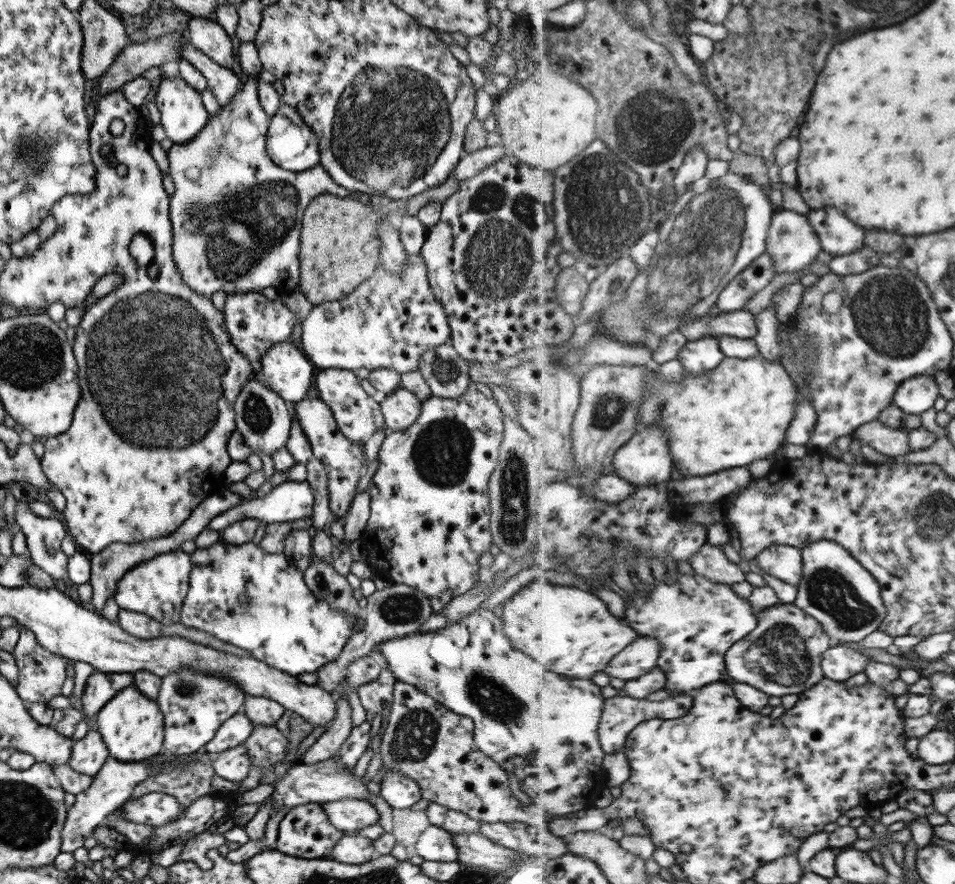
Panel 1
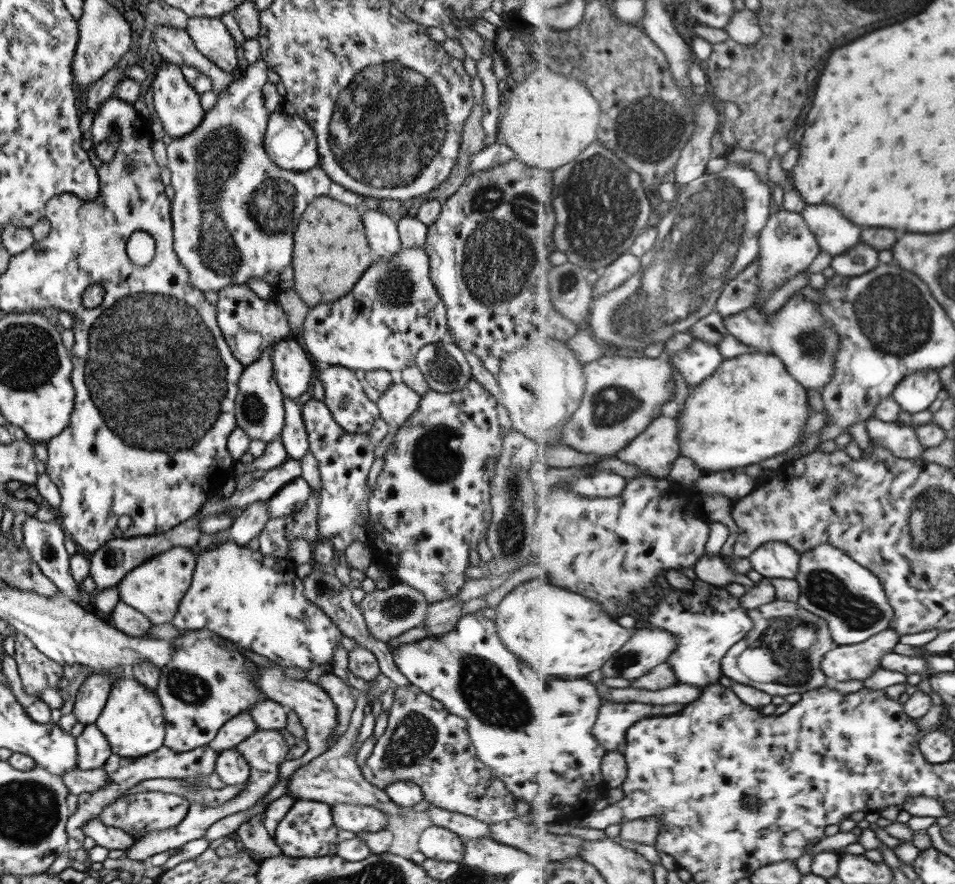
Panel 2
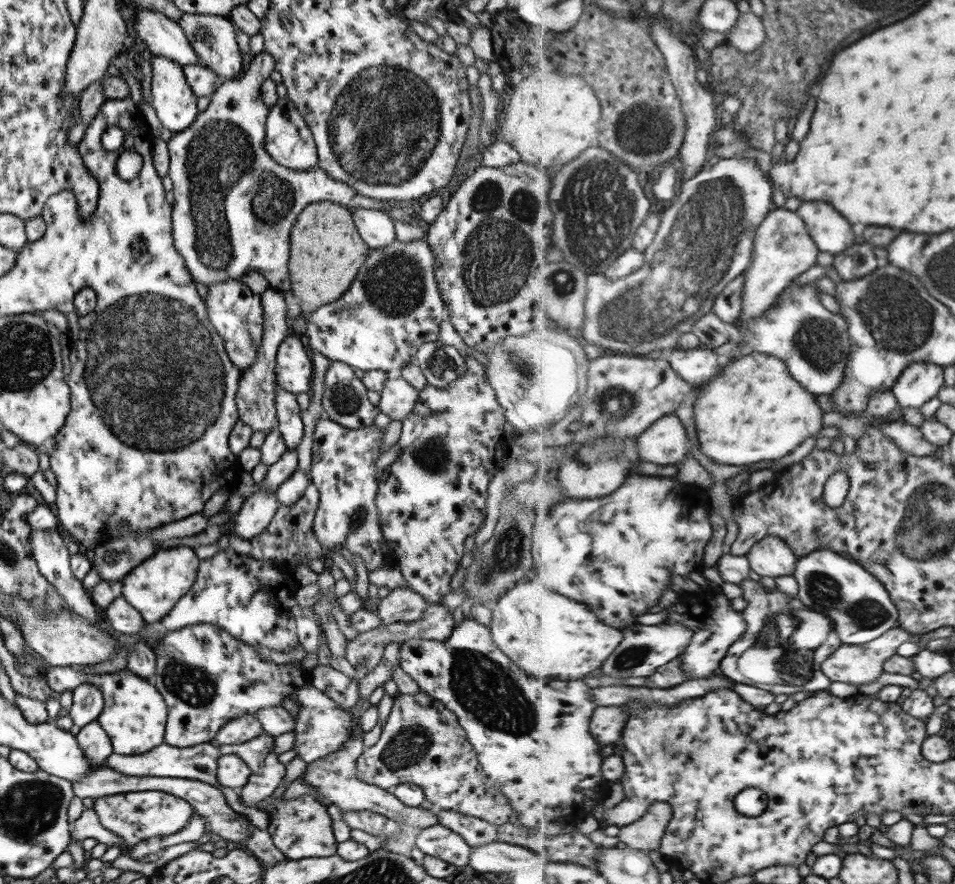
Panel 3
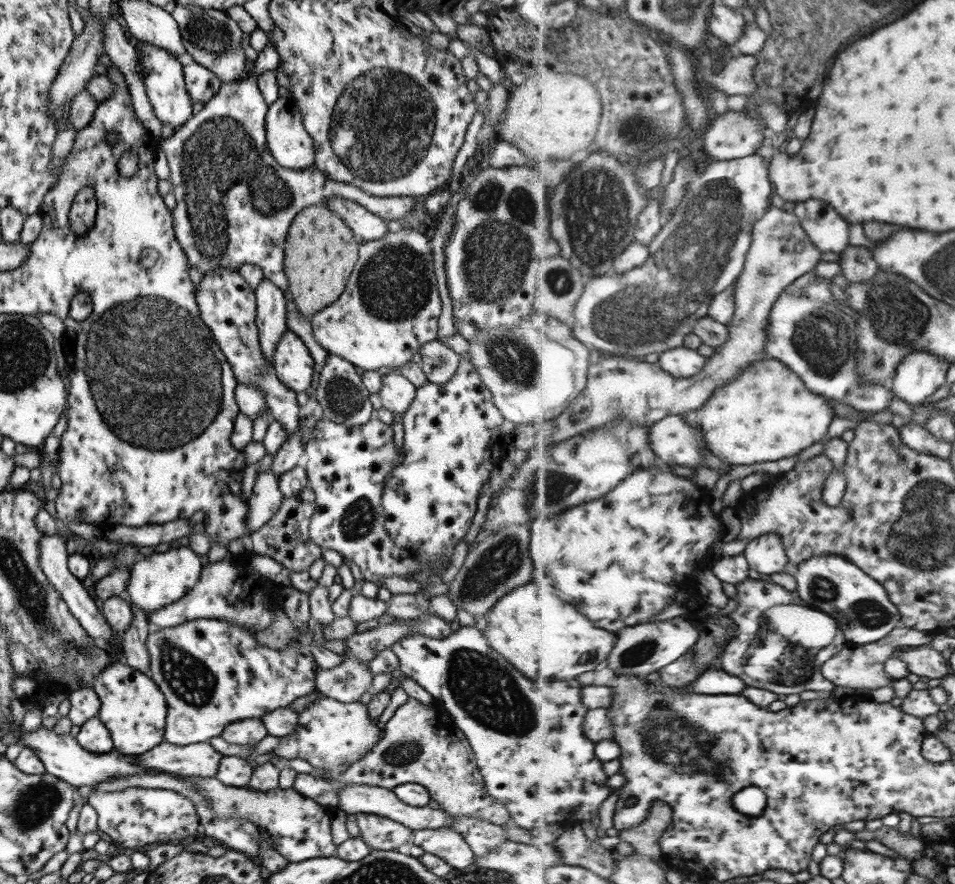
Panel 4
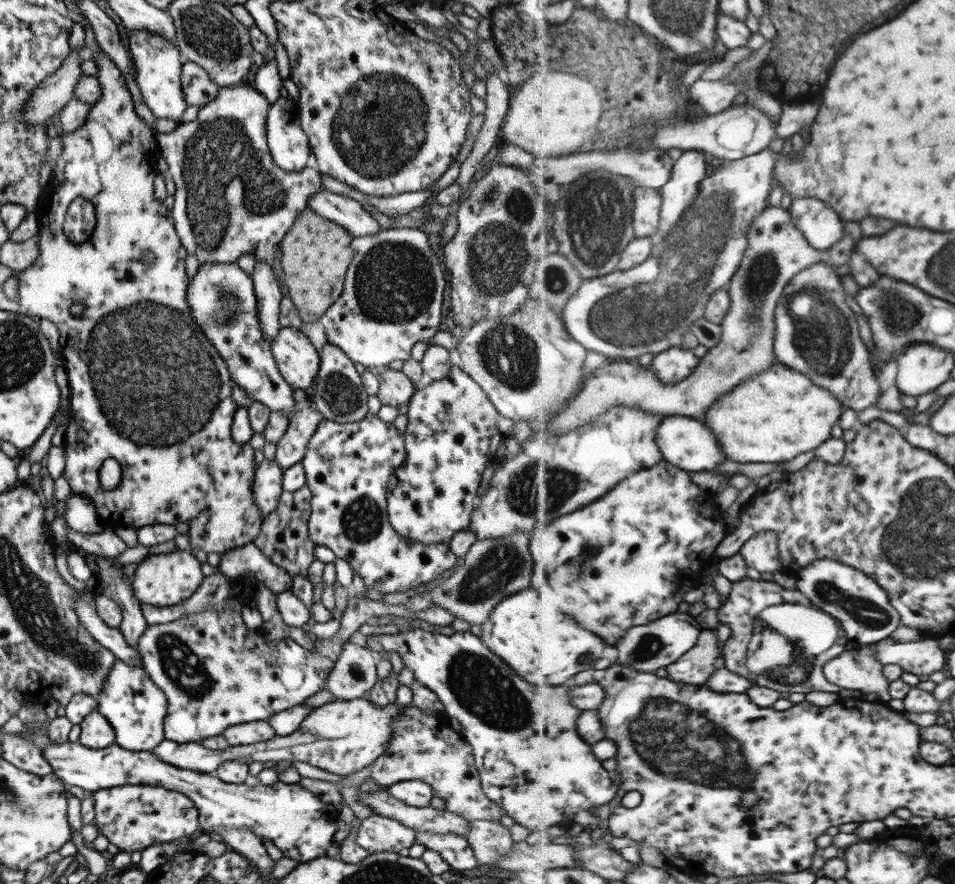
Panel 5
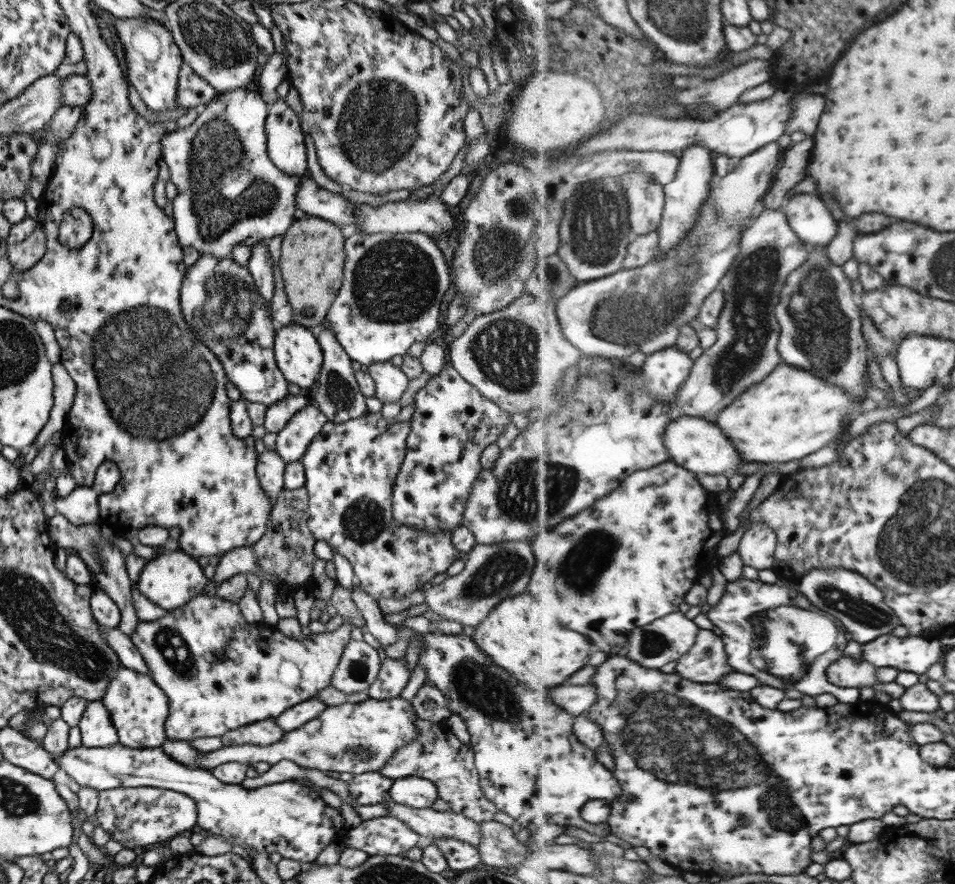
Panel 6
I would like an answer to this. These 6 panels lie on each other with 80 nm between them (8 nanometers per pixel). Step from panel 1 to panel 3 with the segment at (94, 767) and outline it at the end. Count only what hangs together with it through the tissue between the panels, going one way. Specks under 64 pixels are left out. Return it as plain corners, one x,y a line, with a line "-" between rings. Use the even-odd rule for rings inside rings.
96,720
80,727
74,737
90,765
101,766
112,753
110,738

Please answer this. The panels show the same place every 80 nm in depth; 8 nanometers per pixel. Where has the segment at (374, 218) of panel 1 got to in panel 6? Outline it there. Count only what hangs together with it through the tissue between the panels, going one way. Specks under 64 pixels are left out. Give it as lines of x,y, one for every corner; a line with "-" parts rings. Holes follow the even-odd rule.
308,215
305,219
295,219
282,236
278,266
291,307
291,322
307,328
324,324
327,310
341,284
345,238
337,225

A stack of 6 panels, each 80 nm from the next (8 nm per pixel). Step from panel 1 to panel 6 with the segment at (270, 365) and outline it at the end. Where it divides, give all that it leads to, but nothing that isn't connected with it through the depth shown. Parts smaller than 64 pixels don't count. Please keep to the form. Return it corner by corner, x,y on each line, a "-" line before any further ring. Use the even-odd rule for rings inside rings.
290,323
275,331
272,354
288,383
307,388
319,377
321,349
307,327

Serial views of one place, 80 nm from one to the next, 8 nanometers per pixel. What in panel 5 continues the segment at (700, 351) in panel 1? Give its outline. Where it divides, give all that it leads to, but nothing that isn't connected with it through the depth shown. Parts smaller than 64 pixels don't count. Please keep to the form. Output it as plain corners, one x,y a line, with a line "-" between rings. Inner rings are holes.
673,347
654,356
649,366
661,382
679,383
696,371
701,358
693,354
692,349

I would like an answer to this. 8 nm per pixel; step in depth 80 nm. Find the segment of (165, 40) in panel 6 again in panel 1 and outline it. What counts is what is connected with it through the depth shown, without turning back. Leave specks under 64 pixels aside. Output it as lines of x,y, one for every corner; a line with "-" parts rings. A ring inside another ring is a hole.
179,75
169,79
162,76
156,87
155,99
165,136
175,144
191,140
203,128
209,114
203,109
199,92
191,88

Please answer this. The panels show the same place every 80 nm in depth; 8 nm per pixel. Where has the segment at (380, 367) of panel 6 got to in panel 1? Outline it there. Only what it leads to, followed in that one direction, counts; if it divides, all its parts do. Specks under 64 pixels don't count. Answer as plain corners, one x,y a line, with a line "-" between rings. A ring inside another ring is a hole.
401,386
386,394
379,405
387,432
407,430
420,411
420,400

